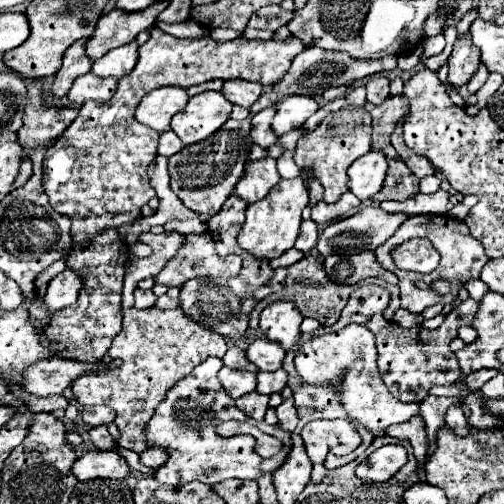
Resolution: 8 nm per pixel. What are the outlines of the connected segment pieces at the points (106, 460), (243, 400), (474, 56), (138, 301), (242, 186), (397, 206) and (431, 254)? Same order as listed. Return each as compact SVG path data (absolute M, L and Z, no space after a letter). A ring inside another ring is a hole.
M115 450L85 452L75 460L71 470L79 482L93 478L125 478L129 474L127 462Z
M249 392L249 394L235 400L237 408L243 410L253 420L263 420L263 416L267 412L267 402L269 402L269 396L263 396L257 392Z
M459 34L447 64L449 64L449 82L455 88L467 84L475 76L481 60L479 48L471 42L471 34Z
M135 290L135 308L149 308L155 304L155 294L151 290Z
M263 158L263 160L247 162L245 176L237 184L235 194L251 204L265 198L267 192L277 184L277 180L279 180L279 172L275 159Z
M437 190L433 194L415 194L405 202L381 202L387 212L409 212L409 214L445 214L449 202L449 192Z
M413 238L393 250L393 260L401 270L431 272L440 262L440 254L427 238Z

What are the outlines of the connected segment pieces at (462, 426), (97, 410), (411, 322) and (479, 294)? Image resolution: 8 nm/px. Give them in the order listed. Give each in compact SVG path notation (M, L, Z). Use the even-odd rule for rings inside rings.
M459 406L449 408L449 412L445 414L445 422L455 430L457 436L467 436L469 434L469 424L467 424L467 418L463 414L463 408L459 408Z
M85 406L81 418L87 426L103 426L111 424L115 420L115 414L113 410L109 410L109 406Z
M398 309L392 320L403 328L411 328L422 325L424 318L421 314L413 314L405 309Z
M471 278L469 282L465 282L465 288L467 288L467 292L469 292L469 296L473 298L473 300L481 300L483 296L485 296L485 290L489 290L487 286L485 286L485 282L483 280L479 280L479 278Z

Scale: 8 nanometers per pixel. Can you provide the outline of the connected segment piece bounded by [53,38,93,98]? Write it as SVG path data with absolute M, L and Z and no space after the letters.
M81 38L81 42L75 42L63 58L63 66L61 70L55 74L55 82L53 82L53 96L61 98L69 92L69 86L73 84L73 80L77 76L83 76L91 70L93 62L89 60L89 56L85 54L85 44L89 38Z

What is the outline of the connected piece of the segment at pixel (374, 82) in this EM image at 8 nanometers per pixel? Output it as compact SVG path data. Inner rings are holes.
M373 76L365 88L367 88L367 102L371 104L381 104L389 96L389 80L383 76Z

